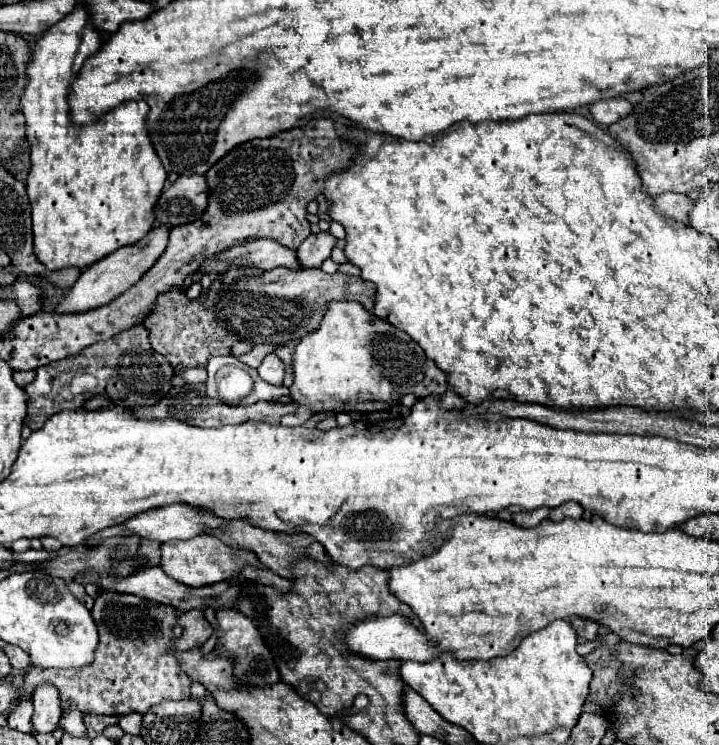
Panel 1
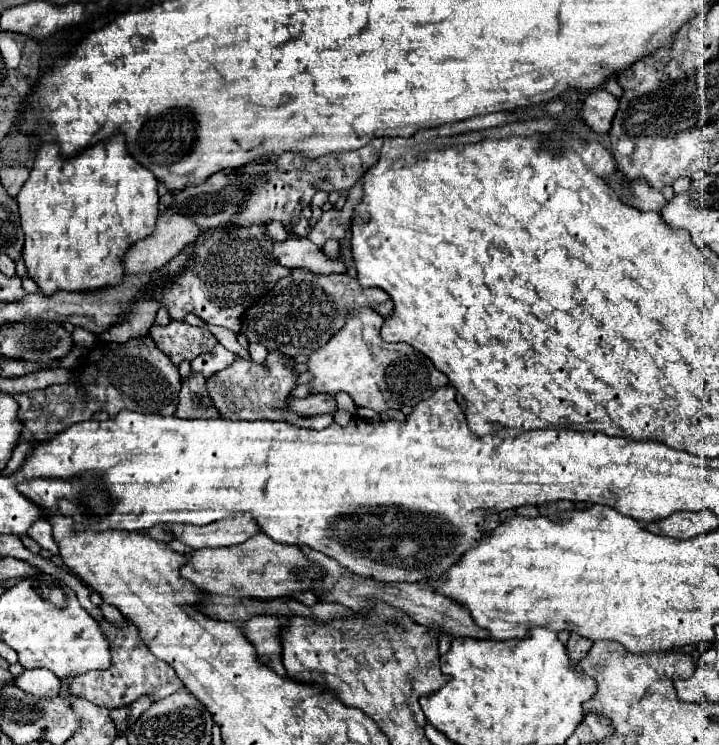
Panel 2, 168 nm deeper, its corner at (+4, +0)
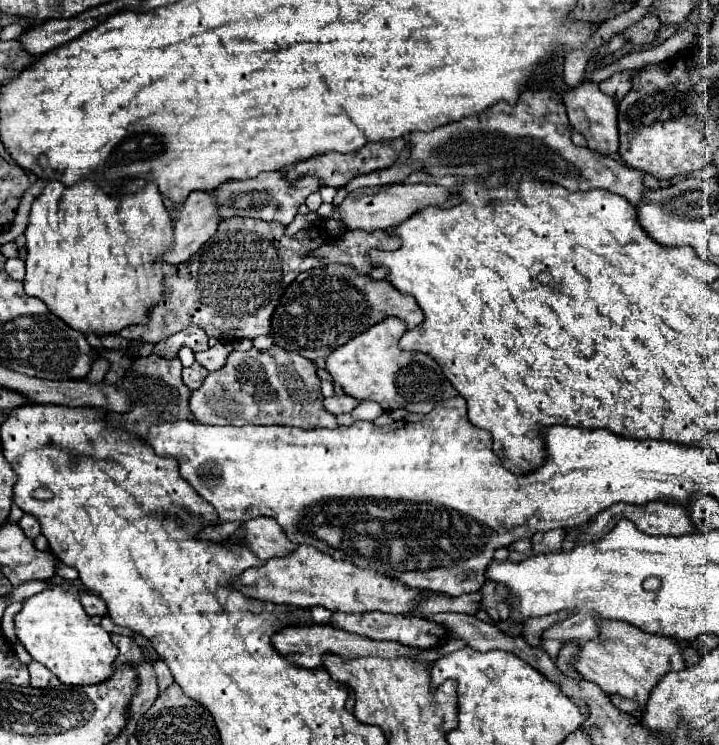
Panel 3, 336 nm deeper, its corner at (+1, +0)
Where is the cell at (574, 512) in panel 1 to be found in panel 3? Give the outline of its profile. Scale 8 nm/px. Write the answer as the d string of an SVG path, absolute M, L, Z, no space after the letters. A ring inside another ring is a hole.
M551 529L551 531L543 531L543 533L535 533L531 537L533 553L557 551L557 549L561 549L563 539L565 539L565 531L563 529Z

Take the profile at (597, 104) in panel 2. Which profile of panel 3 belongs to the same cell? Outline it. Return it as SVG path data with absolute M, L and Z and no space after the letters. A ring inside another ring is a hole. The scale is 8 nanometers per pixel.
M585 81L579 87L567 89L567 93L563 95L563 103L567 107L567 115L569 115L571 127L585 135L587 147L595 149L601 155L609 155L609 153L617 151L617 147L619 147L619 137L617 137L617 103L615 103L613 97L601 93L597 83Z

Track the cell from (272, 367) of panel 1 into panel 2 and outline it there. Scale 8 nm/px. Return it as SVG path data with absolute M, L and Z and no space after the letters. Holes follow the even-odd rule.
M250 343L248 351L250 351L250 357L252 357L252 361L256 361L256 363L264 363L264 361L266 361L266 355L268 355L268 351L266 351L266 347L264 347L262 343Z

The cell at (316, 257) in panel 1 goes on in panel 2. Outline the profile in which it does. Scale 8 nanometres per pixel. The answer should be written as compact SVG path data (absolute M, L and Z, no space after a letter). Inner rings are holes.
M332 209L332 211L326 211L326 213L322 213L320 221L312 227L312 233L308 235L308 239L310 239L312 243L316 243L318 247L324 247L324 243L326 243L330 237L334 237L334 239L340 241L340 239L348 237L352 221L354 221L354 219L350 219L350 223L344 225L344 223L340 221L340 211L334 211L334 209Z

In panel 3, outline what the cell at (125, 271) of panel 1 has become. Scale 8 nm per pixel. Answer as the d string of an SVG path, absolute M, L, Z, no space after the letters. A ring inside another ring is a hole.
M193 191L185 203L181 203L177 209L175 209L175 245L163 253L163 261L165 263L183 263L187 261L187 257L191 257L193 253L197 253L203 243L207 243L215 231L217 231L217 223L219 223L219 217L217 217L217 205L215 205L215 199L211 193L205 193L205 191Z

